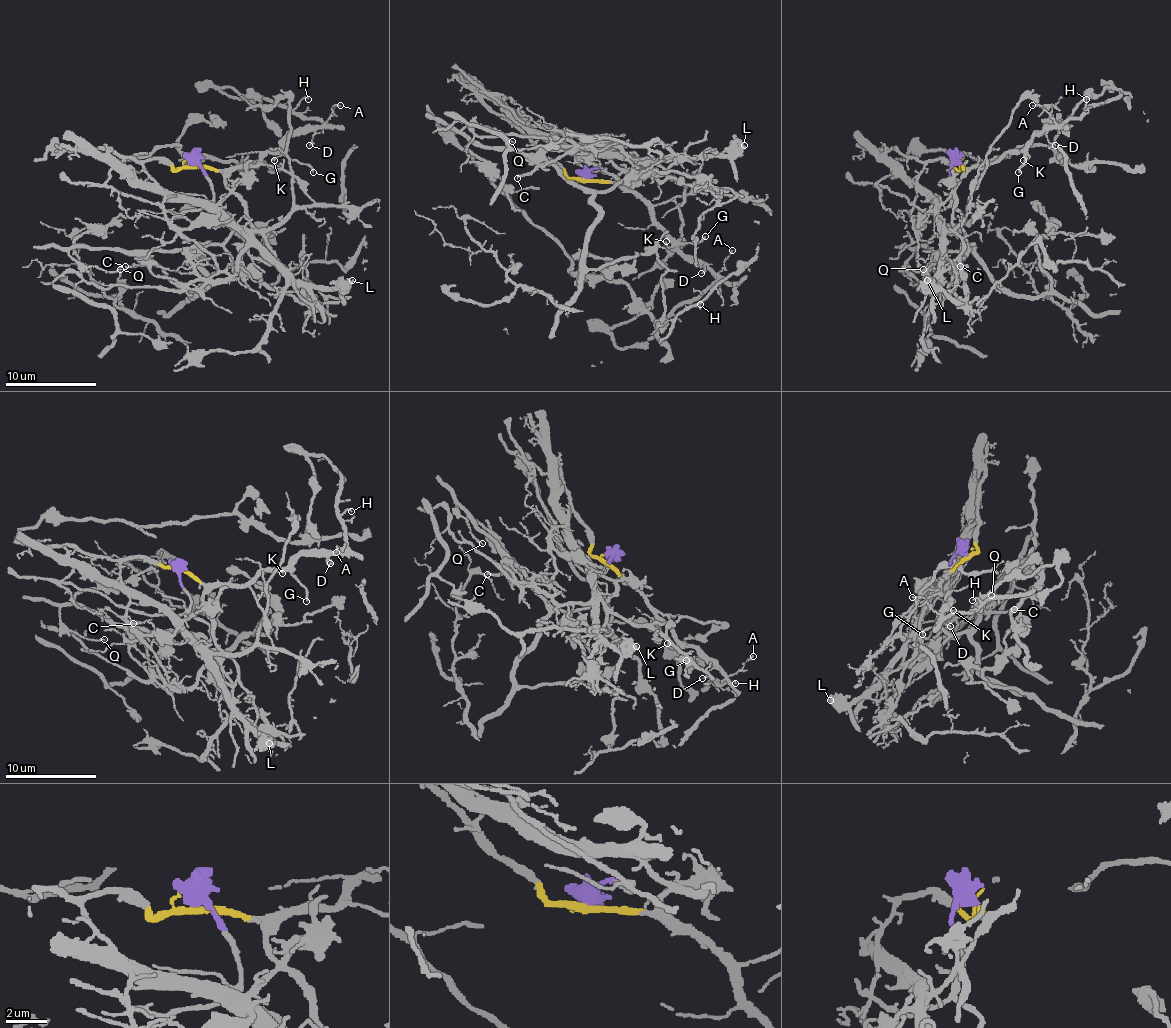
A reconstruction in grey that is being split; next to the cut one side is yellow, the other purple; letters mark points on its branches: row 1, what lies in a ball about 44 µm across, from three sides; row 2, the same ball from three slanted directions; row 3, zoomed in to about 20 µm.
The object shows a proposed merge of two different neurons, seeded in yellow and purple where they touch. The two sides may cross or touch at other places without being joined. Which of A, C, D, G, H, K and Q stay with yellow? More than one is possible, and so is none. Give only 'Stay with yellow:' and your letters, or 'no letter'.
Stay with yellow: A, D, G, H, K

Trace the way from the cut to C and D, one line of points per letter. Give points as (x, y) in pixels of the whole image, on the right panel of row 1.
C: (961, 165), (949, 168), (952, 204), (963, 216), (972, 248), (945, 252), (949, 264), (961, 266)
D: (961, 165), (968, 168), (995, 163), (1006, 152), (1018, 152), (1041, 131), (1055, 145)

